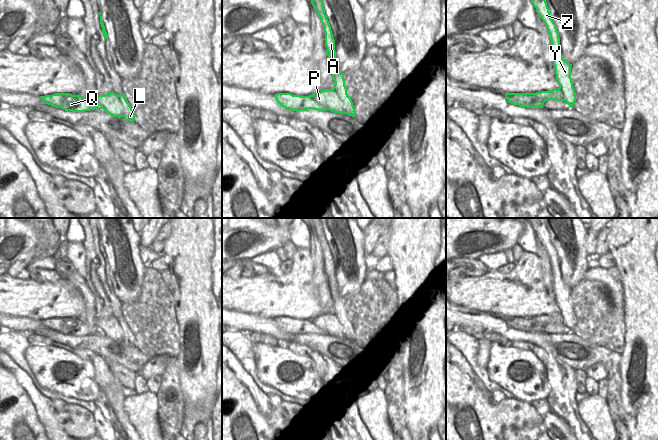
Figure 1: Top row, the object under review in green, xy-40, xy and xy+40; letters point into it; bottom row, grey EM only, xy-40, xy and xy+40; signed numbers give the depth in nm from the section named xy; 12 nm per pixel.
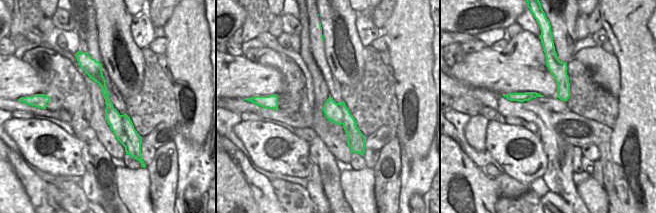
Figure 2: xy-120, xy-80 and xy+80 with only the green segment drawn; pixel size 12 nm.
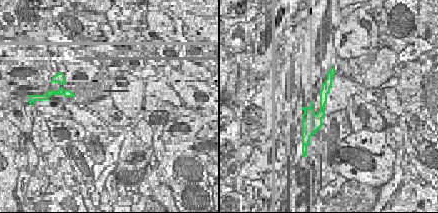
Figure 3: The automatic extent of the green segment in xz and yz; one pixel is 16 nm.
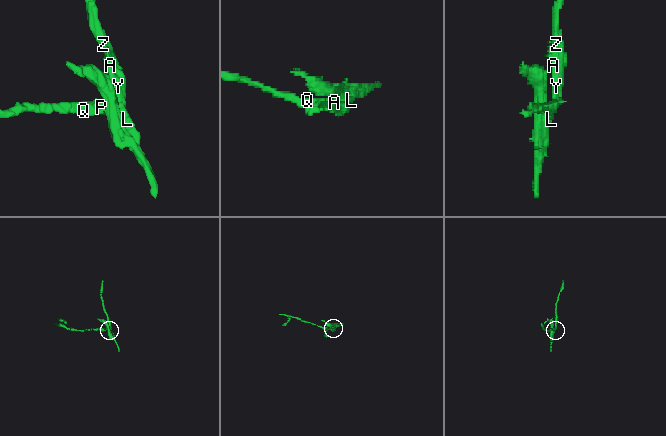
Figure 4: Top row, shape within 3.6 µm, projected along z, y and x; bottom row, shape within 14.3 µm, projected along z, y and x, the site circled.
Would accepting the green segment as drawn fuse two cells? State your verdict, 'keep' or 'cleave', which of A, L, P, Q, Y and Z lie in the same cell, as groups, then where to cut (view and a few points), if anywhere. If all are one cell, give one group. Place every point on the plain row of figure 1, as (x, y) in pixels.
cleave; groups A L Y Z / P Q; cut xy (333, 312), (337, 318), (327, 324), (325, 328), (326, 333)

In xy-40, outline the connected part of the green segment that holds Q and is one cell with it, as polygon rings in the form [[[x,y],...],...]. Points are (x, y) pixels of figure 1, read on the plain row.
[[[114,316],[106,317],[104,319],[96,318],[94,327],[89,327],[79,318],[72,319],[70,317],[54,317],[52,319],[45,319],[40,321],[45,328],[56,332],[61,332],[65,335],[85,336],[97,333],[99,330],[101,330],[104,323],[110,323],[114,319]]]

